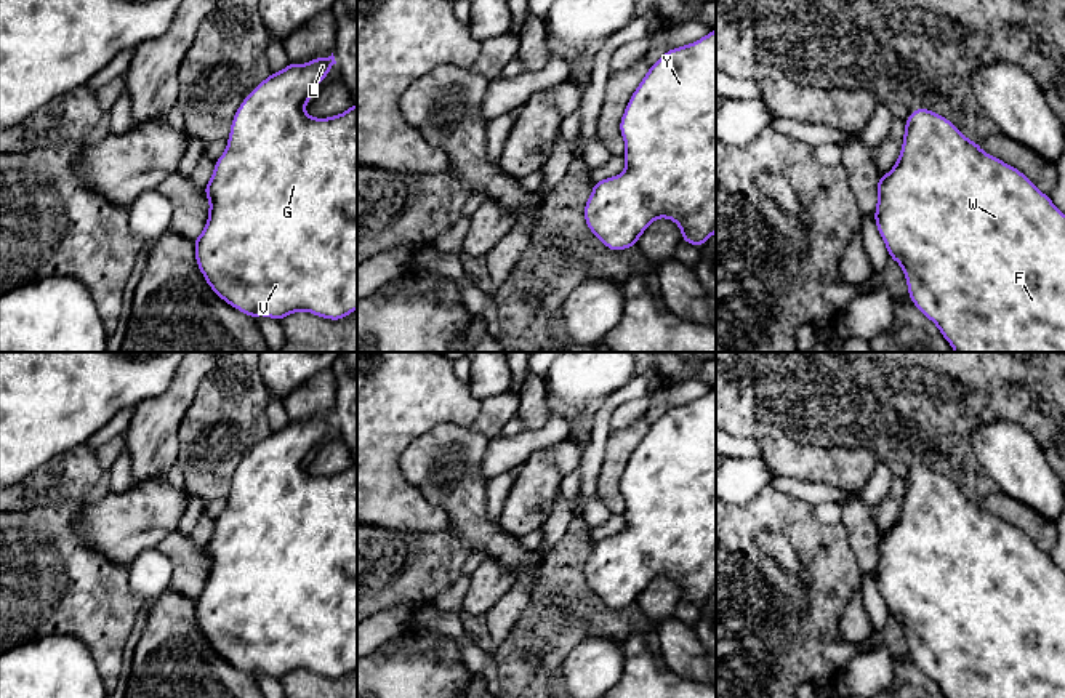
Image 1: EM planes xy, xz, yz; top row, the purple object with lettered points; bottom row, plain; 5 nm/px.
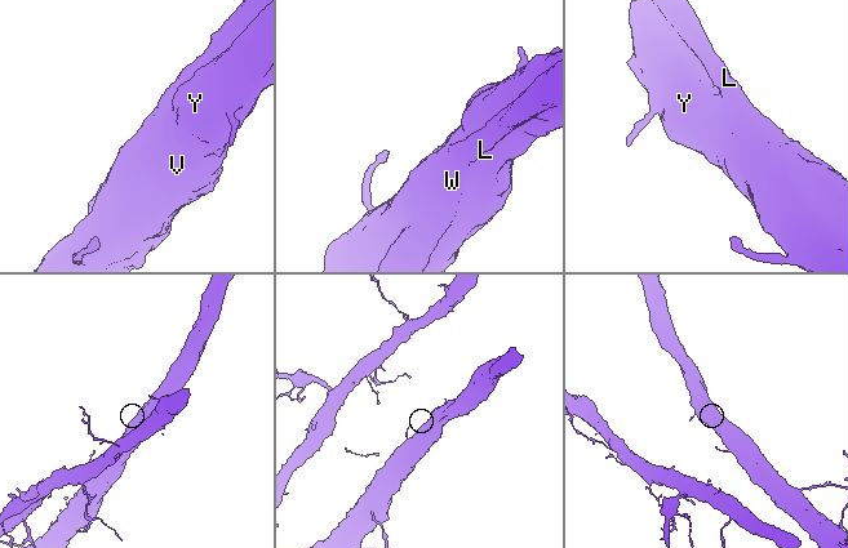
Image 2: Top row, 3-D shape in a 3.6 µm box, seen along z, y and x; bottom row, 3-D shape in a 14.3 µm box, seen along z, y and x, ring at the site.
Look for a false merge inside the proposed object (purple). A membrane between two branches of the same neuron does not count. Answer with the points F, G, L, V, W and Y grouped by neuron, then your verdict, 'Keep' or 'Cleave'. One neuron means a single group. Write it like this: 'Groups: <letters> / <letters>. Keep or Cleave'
Groups: F G L V W Y. Keep

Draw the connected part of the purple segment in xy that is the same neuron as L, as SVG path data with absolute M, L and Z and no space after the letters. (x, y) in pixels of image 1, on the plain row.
M333 411L328 416L315 416L306 423L290 421L283 429L271 432L240 463L232 477L227 506L216 519L215 530L205 544L205 556L210 559L208 580L203 591L194 599L195 620L205 640L229 664L240 671L258 676L266 674L282 679L293 671L311 671L320 677L340 679L357 668L357 463L346 471L315 477L304 471L314 448L336 423Z

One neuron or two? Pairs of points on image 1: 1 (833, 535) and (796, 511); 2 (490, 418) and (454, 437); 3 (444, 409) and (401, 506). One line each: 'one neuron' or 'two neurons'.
1: one neuron
2: two neurons
3: one neuron

